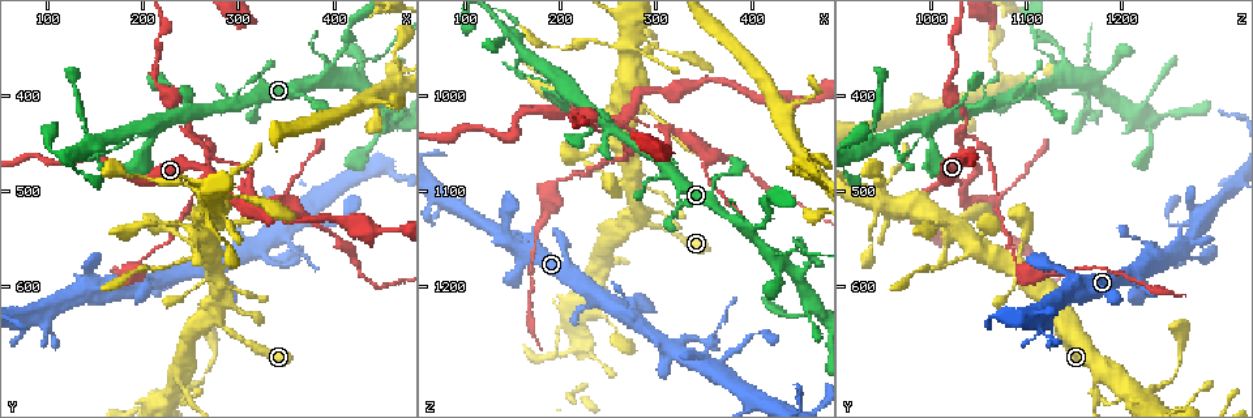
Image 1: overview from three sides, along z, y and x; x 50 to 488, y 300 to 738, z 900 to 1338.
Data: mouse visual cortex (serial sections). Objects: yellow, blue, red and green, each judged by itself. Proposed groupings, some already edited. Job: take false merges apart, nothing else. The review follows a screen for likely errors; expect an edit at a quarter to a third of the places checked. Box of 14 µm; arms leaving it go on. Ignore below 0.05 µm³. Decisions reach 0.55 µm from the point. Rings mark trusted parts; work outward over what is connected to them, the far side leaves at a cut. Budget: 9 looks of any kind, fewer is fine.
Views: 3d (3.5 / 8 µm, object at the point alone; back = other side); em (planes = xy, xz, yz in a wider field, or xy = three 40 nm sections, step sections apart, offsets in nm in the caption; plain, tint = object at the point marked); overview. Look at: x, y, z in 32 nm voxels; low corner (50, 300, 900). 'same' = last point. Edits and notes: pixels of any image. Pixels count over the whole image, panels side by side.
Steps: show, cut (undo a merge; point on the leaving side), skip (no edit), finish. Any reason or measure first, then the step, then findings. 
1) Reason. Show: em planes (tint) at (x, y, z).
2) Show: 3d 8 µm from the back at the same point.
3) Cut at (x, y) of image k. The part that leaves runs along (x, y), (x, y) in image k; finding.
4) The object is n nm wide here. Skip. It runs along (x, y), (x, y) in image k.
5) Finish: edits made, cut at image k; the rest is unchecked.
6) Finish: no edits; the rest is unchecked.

Thin neck. Show: 3d 3.5 µm at (250, 500, 950).

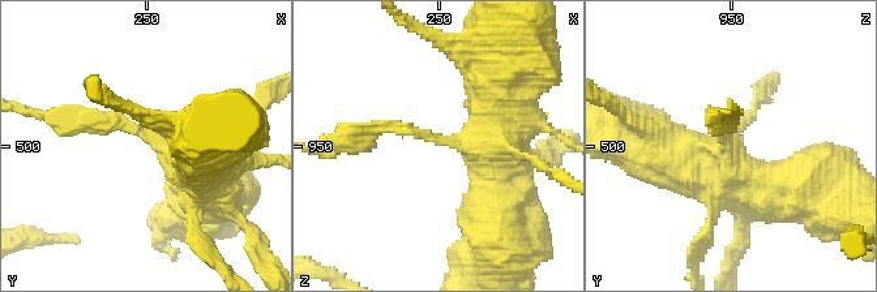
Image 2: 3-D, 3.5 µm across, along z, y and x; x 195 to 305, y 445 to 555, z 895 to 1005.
The arms are 200, 500 nm wide; shape alone is not enough. Show: em xy step 1 (tint) at (250, 496, 946).

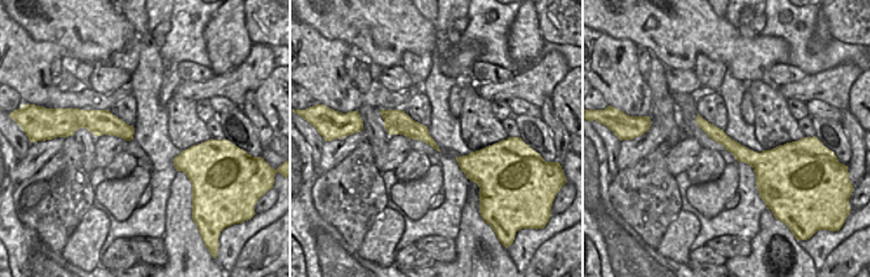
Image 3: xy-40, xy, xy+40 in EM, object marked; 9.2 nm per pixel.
The object is 170 nm wide here. Skip. It runs along (699, 120), (753, 158), (785, 149) in image 3; one cell here.

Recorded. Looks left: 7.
Show: em xy step 5 (tint) at (150, 455, 940).

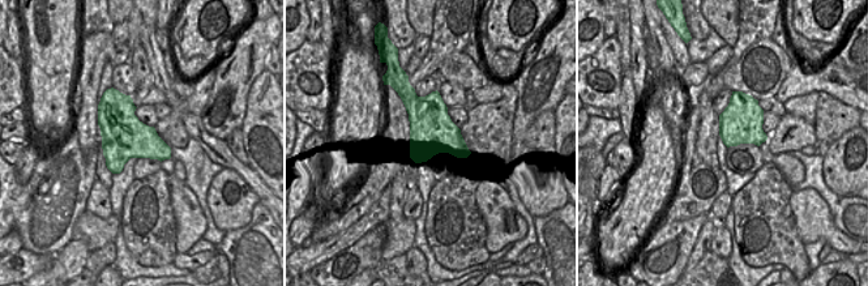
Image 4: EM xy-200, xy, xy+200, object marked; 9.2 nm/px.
Wider look. Show: 3d 3.5 µm at the same point.

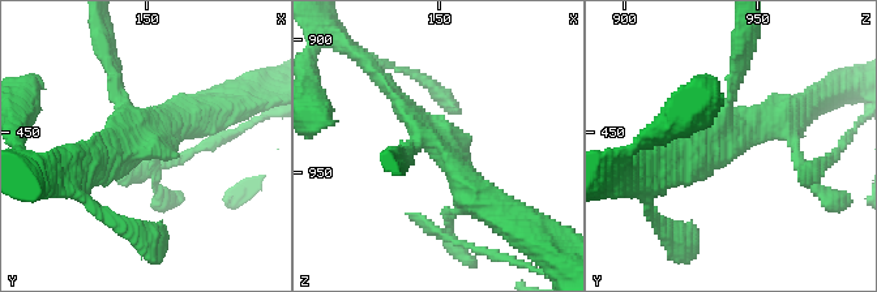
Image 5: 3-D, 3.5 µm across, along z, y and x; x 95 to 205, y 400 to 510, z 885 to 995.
Skip. It runs along (493, 207), (385, 84) in image 5; one cell here.

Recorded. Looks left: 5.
Two arms in line, one across. Show: 3d 3.5 µm from the back at (385, 385, 1135).

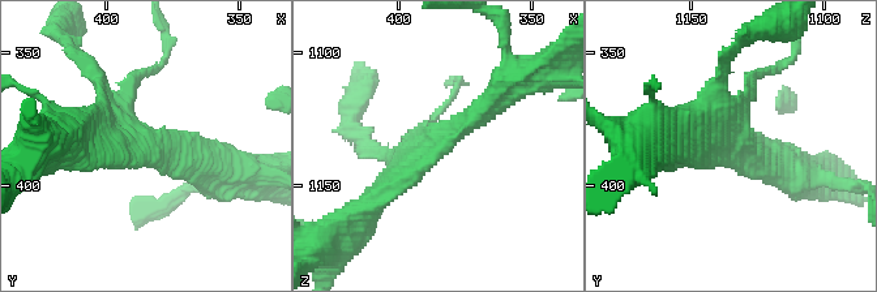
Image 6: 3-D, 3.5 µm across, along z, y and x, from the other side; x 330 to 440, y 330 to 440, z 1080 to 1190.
Show: em planes (tint) at (387, 383, 1136).

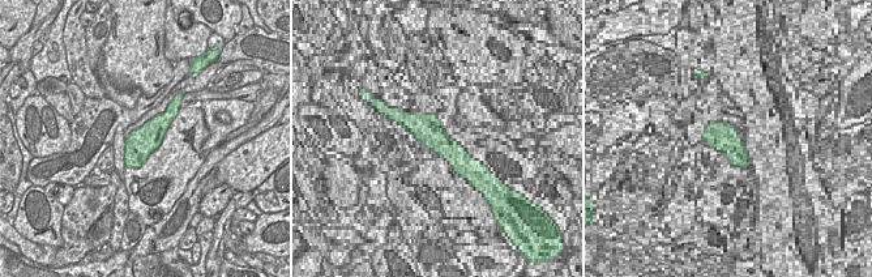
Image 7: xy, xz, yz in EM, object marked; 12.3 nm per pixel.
Skip. It runs along (501, 94), (366, 207) in image 6; continuous, no second cell.

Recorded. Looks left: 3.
Sharp bend. Show: 3d 3.5 µm from the back at (440, 410, 1165).

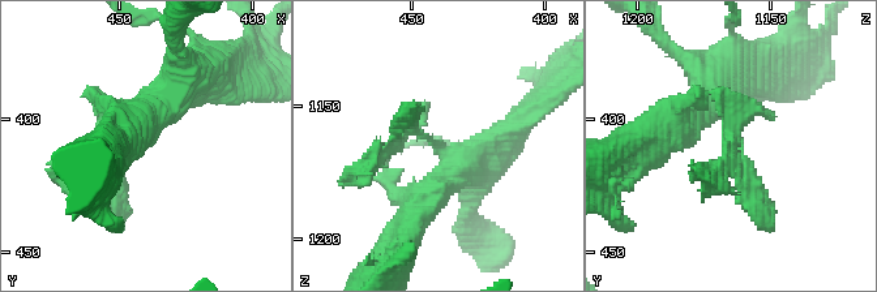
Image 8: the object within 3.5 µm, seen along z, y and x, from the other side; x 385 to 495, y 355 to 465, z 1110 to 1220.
Now the EM. Show: em xy step 5 (tint) at the same point.

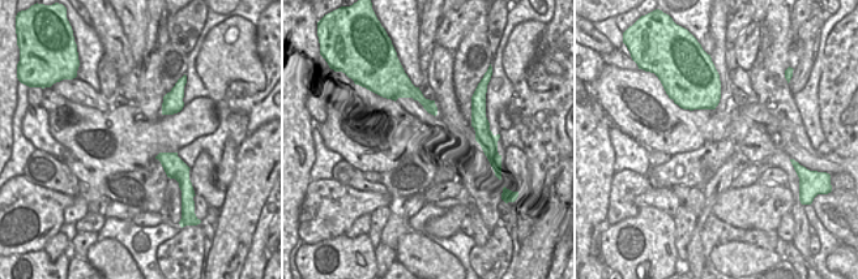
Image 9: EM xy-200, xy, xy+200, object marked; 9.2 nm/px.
Show: em planes (tint) at the same point.

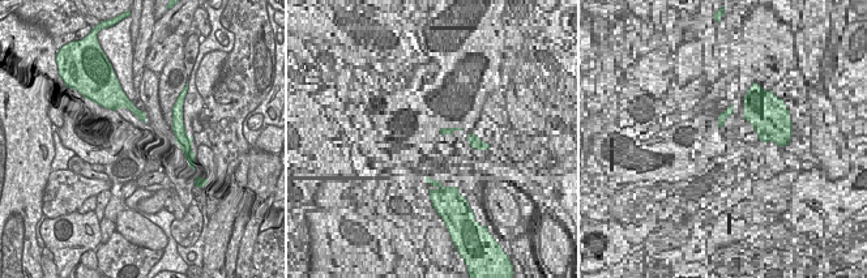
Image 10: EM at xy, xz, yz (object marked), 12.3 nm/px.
Cut at (744, 114) of image 8. The part that leaves runs along (728, 119), (745, 162), (702, 170) in image 8; two cells meet here.

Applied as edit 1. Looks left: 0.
Finish: edits made, cut at image 8; the rest is unchecked.

